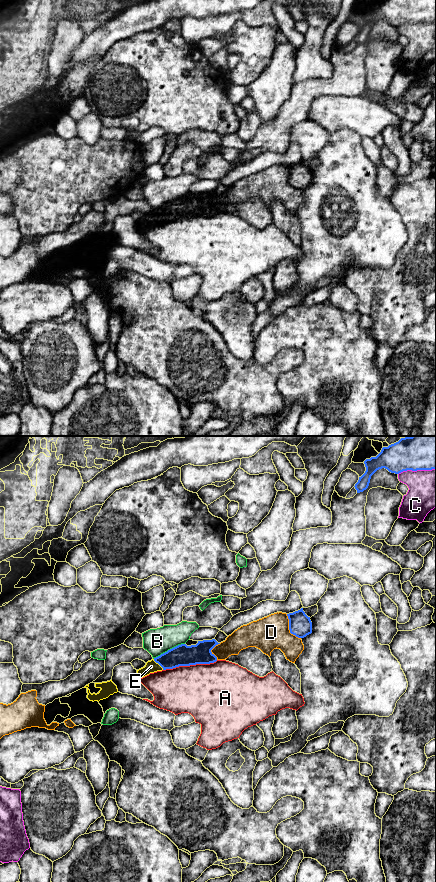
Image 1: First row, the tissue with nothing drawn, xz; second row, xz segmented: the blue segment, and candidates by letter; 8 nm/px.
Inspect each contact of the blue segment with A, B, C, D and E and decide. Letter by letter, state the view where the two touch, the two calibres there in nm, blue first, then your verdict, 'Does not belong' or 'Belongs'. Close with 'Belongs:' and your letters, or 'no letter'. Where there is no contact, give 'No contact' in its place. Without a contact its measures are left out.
A: Touches blue in xz. Thickness 180 nm (blue) against 440 nm. Does not belong
B: Touches blue in xz. Thickness 180 nm (blue) against 200 nm. Does not belong
C: Touches blue in xz. Thickness 380 nm (blue) against 320 nm. Does not belong
D: Touches blue in xz. Thickness 190 nm (blue) against 260 nm. Does not belong
E: Touches blue in xz. Thickness 180 nm (blue) against 100 nm. Belongs
Belongs: E

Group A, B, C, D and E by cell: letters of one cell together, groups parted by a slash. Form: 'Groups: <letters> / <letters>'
Groups: A / B / C / D / E

